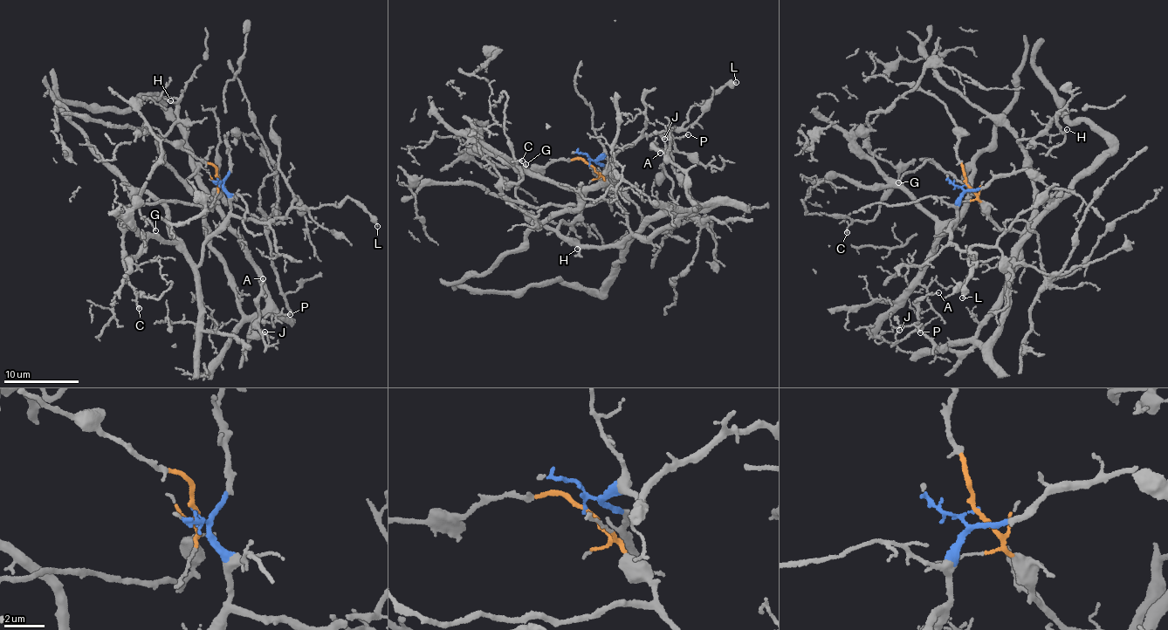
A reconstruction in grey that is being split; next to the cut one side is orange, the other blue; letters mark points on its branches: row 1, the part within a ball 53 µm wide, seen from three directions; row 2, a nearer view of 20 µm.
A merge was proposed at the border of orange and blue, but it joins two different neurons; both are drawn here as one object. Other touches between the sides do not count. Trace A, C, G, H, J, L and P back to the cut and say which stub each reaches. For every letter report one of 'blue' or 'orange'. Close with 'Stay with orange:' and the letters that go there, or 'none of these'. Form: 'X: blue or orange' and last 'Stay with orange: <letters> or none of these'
A: orange
C: orange
G: orange
H: orange
J: orange
L: blue
P: orange
Stay with orange: A, C, G, H, J, P

